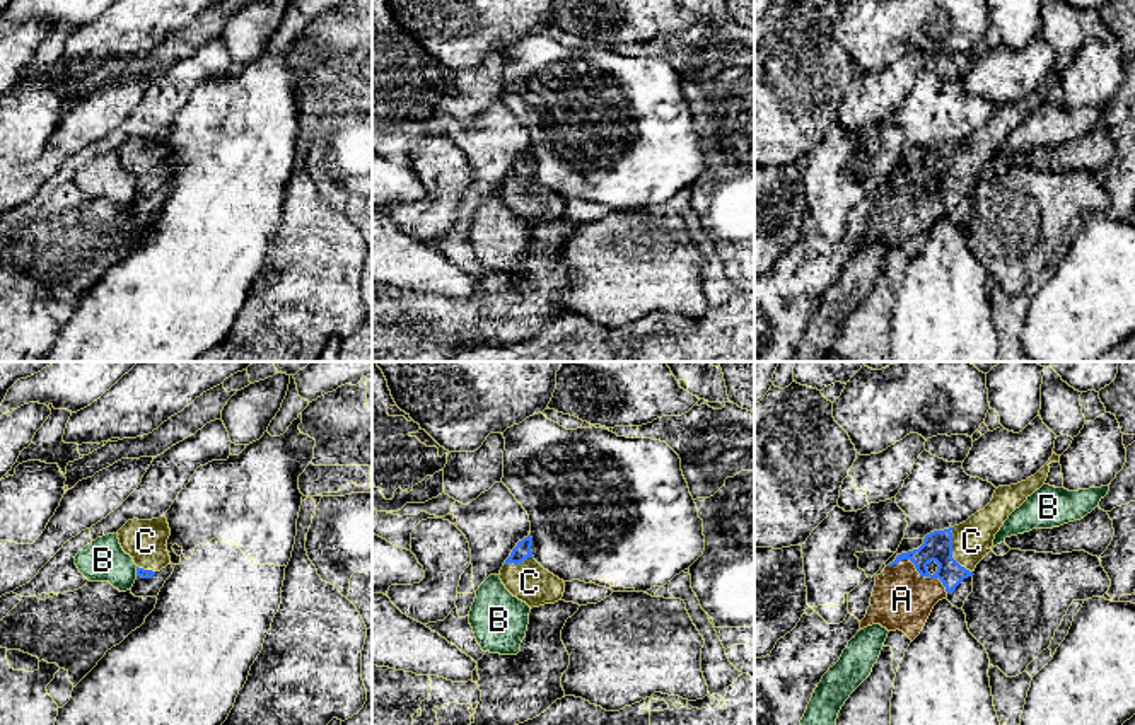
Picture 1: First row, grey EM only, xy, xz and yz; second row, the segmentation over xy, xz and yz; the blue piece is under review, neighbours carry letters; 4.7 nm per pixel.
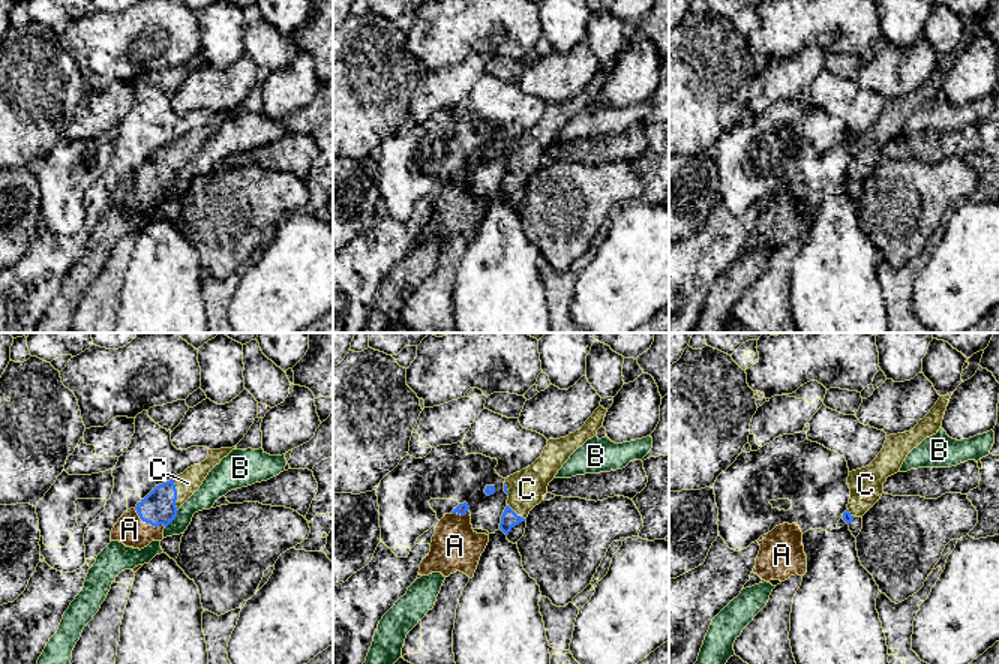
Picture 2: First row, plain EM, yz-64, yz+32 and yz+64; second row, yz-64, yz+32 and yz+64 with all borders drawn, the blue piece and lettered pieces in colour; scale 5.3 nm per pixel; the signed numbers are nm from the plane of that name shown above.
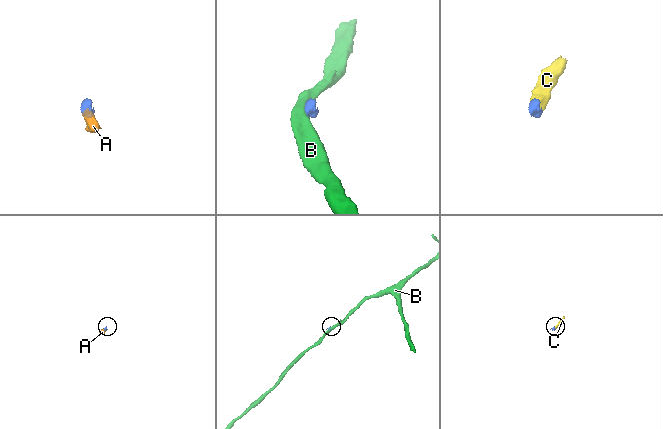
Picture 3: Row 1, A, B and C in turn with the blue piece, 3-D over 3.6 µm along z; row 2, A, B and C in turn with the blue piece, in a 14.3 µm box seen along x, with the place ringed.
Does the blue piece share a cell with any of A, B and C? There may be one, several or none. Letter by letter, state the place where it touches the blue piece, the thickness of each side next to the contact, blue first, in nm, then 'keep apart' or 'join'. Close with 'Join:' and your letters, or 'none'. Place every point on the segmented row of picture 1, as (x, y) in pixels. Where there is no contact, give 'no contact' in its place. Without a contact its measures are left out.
A: meets blue in yz at (907, 558); 140 nm thick on the blue side, 280 nm on the other; join
B: meets blue in xy at (137, 572); 50 nm thick on the blue side, 200 nm on the other; keep apart
C: meets blue in yz at (951, 551); 140 nm thick on the blue side, 190 nm on the other; join
Join: A, C

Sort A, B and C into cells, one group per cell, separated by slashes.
A C / B

